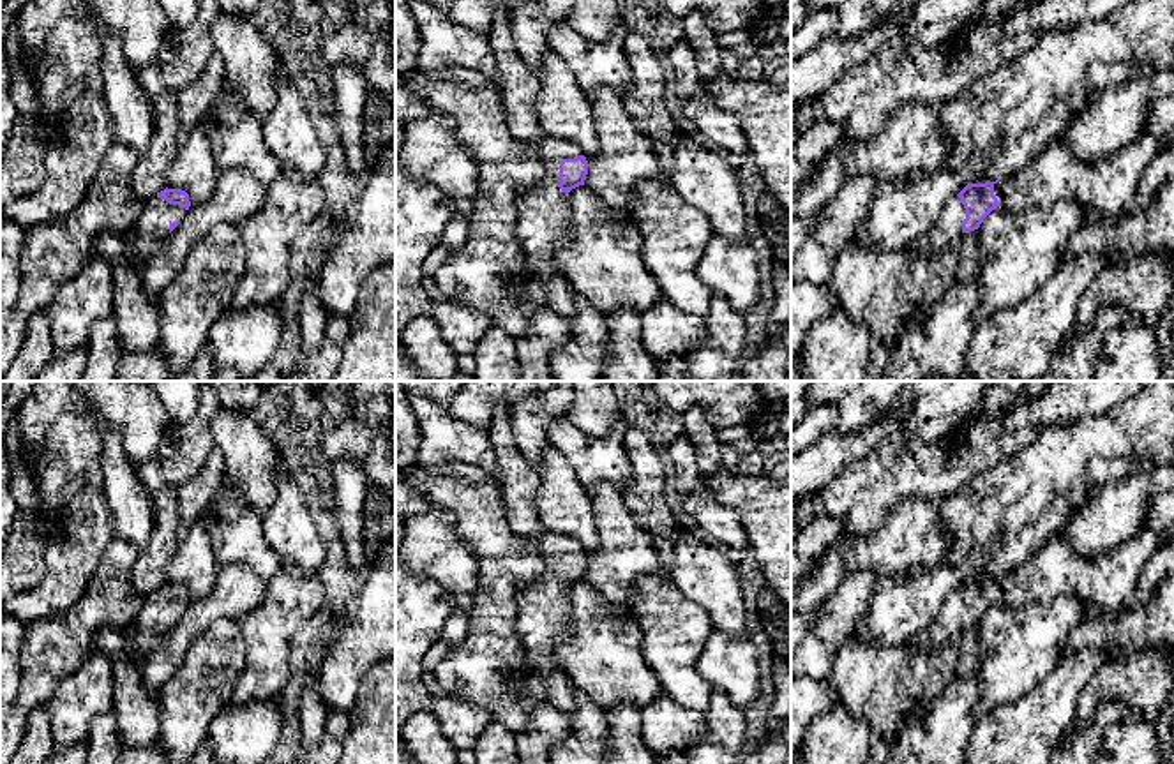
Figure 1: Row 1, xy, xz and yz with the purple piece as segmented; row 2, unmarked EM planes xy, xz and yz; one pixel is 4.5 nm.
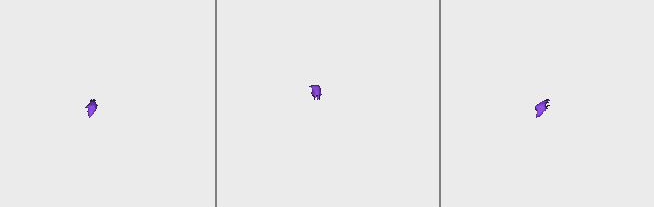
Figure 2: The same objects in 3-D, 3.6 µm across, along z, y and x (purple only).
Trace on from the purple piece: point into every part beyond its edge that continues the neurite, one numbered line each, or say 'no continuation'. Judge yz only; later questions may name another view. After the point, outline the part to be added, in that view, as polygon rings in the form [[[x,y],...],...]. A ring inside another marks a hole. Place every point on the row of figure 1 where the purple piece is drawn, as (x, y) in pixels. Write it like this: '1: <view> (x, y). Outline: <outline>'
1: yz (1104, 186). Outline: [[[1167,95],[1151,104],[1142,132],[1126,146],[1086,162],[1057,136],[1019,171],[994,184],[994,196],[1010,210],[1079,201],[1087,213],[1116,217],[1149,162],[1172,143],[1174,95]]]
2: yz (948, 230). Outline: [[[952,196],[944,205],[937,224],[929,229],[920,240],[914,240],[909,247],[923,252],[941,251],[953,245],[962,236],[962,222],[966,219],[966,208],[959,196]]]

